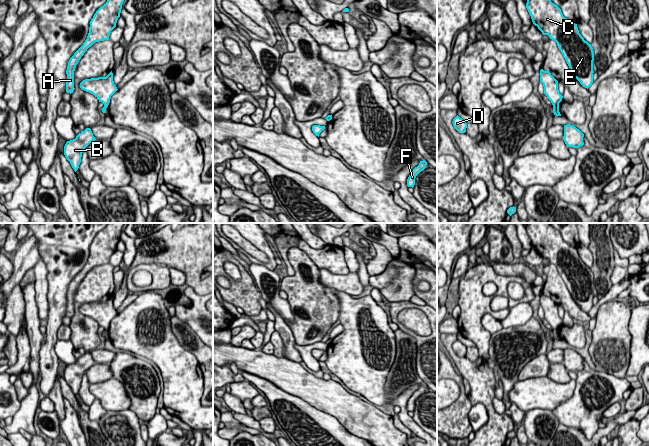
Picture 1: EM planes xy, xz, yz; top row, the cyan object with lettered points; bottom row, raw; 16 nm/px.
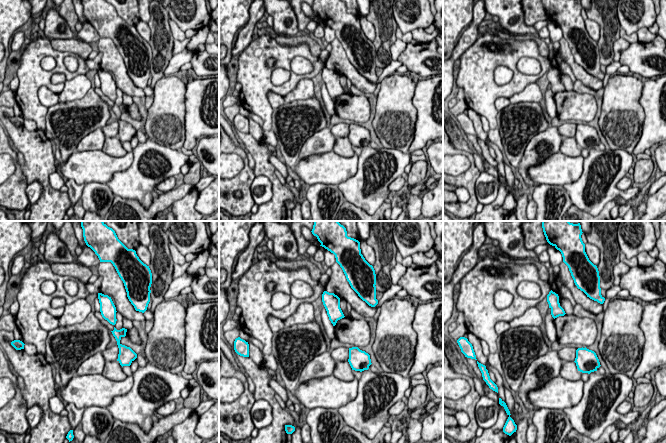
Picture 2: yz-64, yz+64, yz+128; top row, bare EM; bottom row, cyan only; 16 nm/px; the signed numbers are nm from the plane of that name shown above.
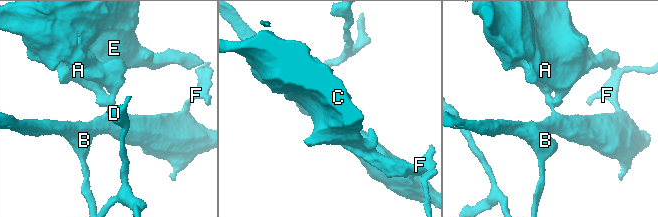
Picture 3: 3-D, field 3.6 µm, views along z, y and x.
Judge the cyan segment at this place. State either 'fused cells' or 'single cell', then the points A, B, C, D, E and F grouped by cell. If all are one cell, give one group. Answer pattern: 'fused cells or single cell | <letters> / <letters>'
fused cells | A C E / B D F

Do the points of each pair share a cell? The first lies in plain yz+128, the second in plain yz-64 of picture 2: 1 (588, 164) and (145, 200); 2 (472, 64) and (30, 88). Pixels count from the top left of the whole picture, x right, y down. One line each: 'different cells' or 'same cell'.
1: same cell
2: same cell

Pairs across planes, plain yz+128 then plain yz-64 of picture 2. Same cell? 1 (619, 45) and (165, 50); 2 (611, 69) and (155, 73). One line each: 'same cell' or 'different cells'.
1: different cells
2: different cells

